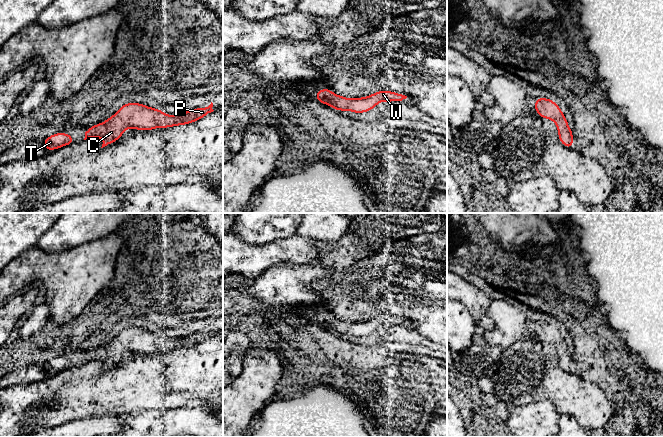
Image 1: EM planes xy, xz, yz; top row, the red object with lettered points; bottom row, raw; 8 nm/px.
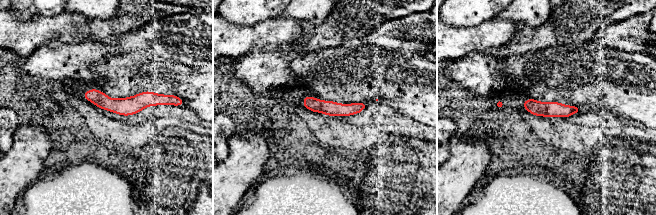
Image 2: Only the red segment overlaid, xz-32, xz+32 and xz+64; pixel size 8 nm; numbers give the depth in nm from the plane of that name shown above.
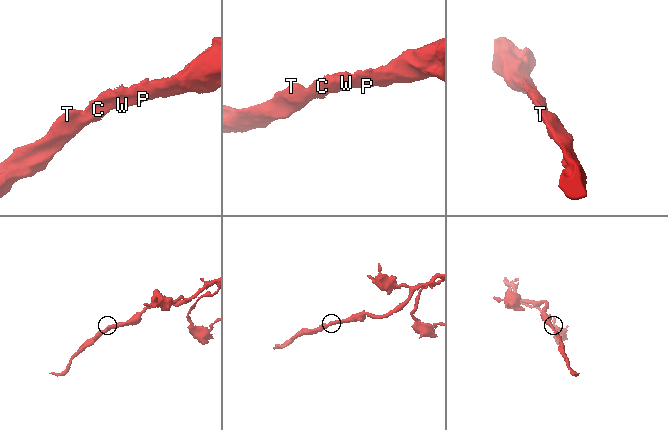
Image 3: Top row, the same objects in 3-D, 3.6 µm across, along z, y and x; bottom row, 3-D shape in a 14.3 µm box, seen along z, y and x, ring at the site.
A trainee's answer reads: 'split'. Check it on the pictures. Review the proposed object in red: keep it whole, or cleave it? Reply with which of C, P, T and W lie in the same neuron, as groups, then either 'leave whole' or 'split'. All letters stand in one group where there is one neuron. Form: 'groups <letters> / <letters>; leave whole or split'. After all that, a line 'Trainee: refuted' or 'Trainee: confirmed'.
groups C P T W; leave whole
Trainee: refuted

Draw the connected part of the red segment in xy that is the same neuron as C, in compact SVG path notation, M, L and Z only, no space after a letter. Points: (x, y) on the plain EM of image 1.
M140 327L124 328L111 342L101 348L90 351L85 356L85 362L101 361L102 371L121 362L126 352L153 354L157 351L164 353L195 346L213 336L213 327L207 332L196 332L177 339L165 339L161 333L154 333Z

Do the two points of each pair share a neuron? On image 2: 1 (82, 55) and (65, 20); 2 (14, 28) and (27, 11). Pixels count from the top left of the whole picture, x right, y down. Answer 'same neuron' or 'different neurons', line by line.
1: different neurons
2: different neurons

